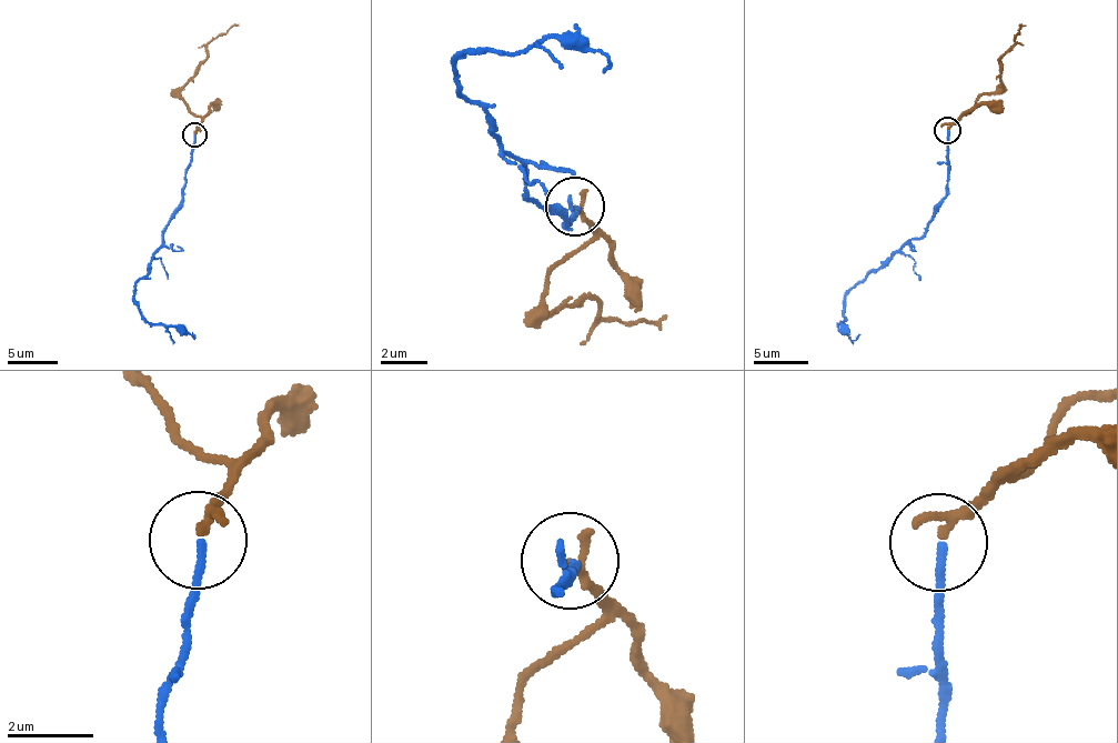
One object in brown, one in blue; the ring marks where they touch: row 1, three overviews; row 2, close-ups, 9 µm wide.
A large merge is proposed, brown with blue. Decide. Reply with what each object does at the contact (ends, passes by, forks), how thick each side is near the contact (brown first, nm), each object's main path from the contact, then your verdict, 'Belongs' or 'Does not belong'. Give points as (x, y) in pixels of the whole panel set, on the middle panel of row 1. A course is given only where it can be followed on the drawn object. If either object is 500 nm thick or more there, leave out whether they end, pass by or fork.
At the ring brown passes by. At the ring blue ends. Thickness 160 nm (brown) against 180 nm. Course of brown: (575, 207), (590, 239), (549, 274), (542, 303), (553, 313), (590, 299), (597, 318), (666, 317). Course of blue: (576, 208), (566, 226), (524, 196), (526, 168), (457, 88), (455, 62), (574, 38), (606, 59), (605, 74). Belongs

